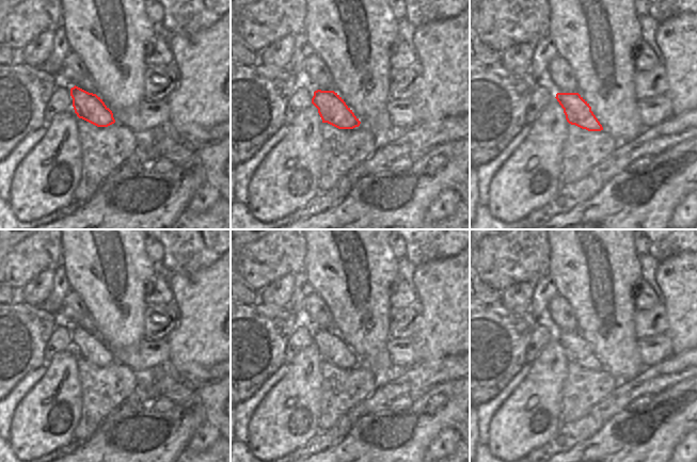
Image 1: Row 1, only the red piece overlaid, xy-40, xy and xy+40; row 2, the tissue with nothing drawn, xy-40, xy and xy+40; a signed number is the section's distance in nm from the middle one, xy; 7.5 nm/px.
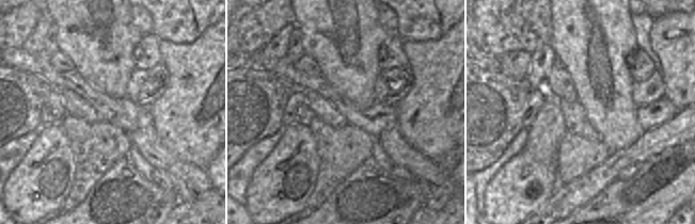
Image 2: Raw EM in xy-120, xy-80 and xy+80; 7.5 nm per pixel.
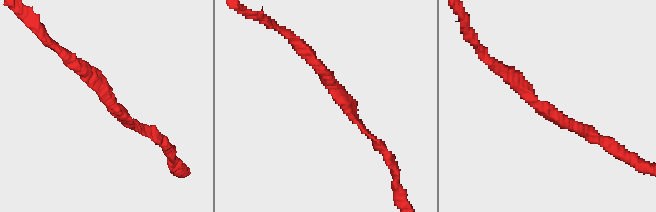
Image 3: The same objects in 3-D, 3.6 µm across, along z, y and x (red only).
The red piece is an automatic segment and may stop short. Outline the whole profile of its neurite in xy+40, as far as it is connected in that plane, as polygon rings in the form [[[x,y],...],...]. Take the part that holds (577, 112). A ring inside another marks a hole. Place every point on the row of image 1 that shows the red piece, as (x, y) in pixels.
[[[557,93],[555,98],[564,109],[569,124],[588,131],[603,130],[591,107],[579,93]]]

